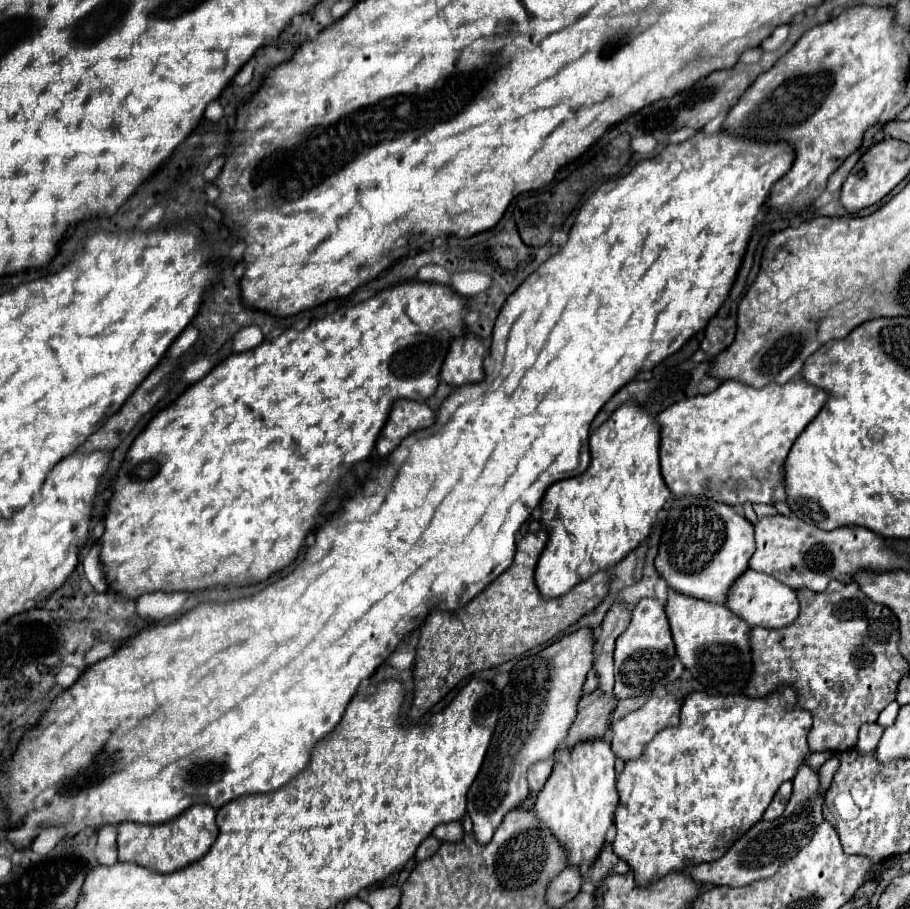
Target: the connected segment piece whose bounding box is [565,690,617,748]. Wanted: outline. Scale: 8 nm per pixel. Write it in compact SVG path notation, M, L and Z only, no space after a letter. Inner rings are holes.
M599 690L581 696L579 712L565 738L565 746L571 748L579 740L587 738L603 738L609 732L615 702L615 694L605 694Z

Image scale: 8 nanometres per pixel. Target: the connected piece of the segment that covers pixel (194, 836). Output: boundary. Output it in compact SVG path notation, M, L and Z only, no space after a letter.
M195 806L183 812L179 818L165 822L165 824L135 824L123 822L117 826L117 846L119 846L119 860L133 862L143 868L149 868L159 874L171 874L181 870L199 858L203 858L211 844L215 842L219 830L215 824L215 808L211 806Z

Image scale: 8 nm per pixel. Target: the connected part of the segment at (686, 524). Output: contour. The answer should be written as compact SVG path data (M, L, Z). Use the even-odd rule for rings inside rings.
M695 496L675 500L667 512L667 522L655 558L657 572L677 592L723 604L727 590L747 570L749 558L755 552L753 524L745 516L737 514L729 504L707 500L705 504L695 506Z

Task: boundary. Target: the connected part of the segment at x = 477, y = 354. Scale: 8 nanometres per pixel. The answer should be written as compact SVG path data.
M473 334L453 338L449 352L445 356L445 362L441 366L439 378L453 388L483 380L485 354L487 354L487 348L481 342L481 338Z

